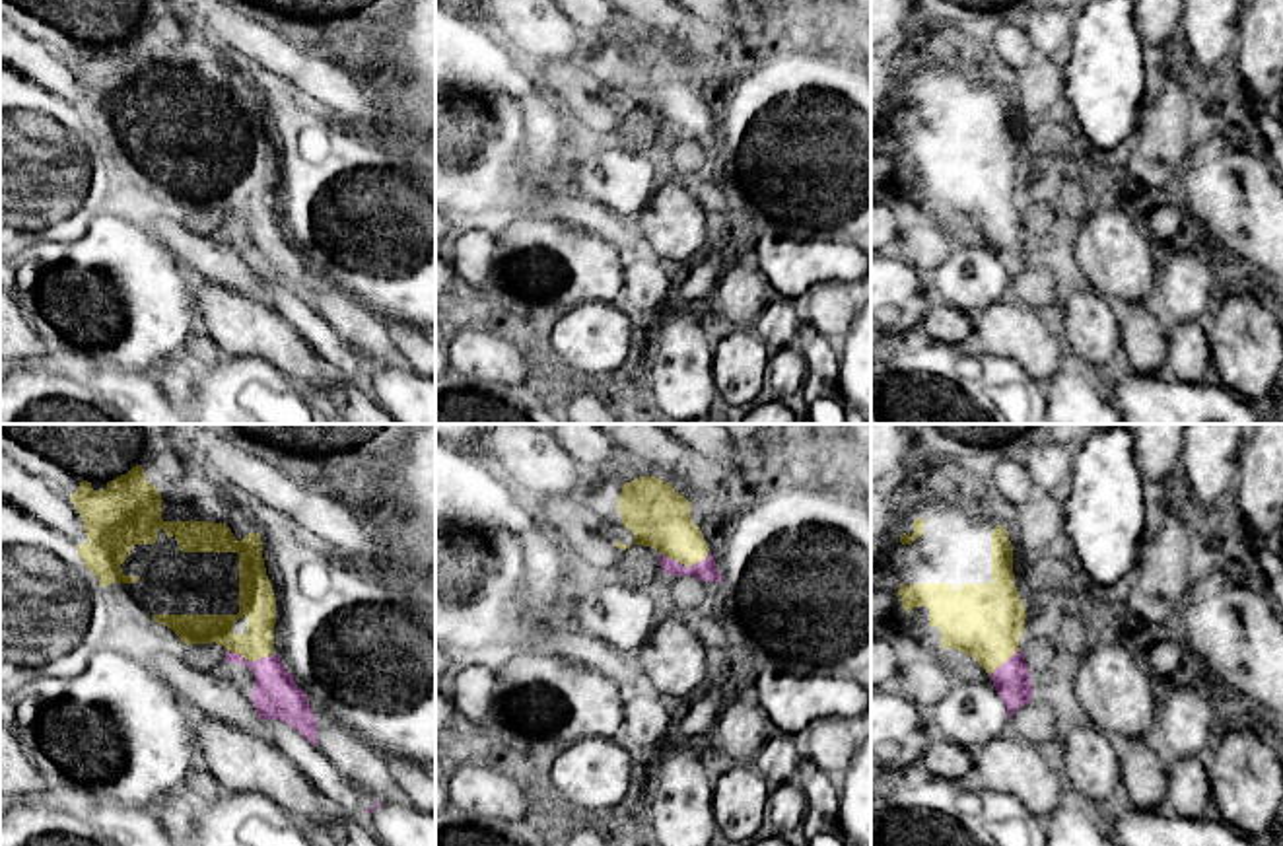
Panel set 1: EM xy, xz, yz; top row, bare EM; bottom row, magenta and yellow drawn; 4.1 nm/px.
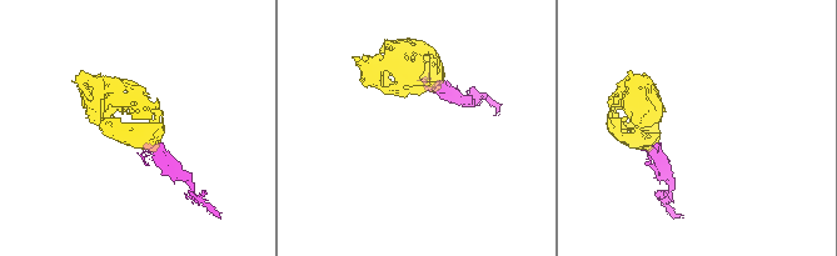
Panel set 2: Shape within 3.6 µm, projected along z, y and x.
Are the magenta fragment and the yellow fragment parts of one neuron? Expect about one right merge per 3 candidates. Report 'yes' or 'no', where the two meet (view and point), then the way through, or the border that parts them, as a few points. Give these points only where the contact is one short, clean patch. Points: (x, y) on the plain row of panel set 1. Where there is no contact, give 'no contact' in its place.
yes | yz (1005, 226) | across yz (1011, 244), (1005, 226), (992, 205), (986, 185)

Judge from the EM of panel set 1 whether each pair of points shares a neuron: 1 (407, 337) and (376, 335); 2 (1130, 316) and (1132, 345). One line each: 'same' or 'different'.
1: different
2: same

